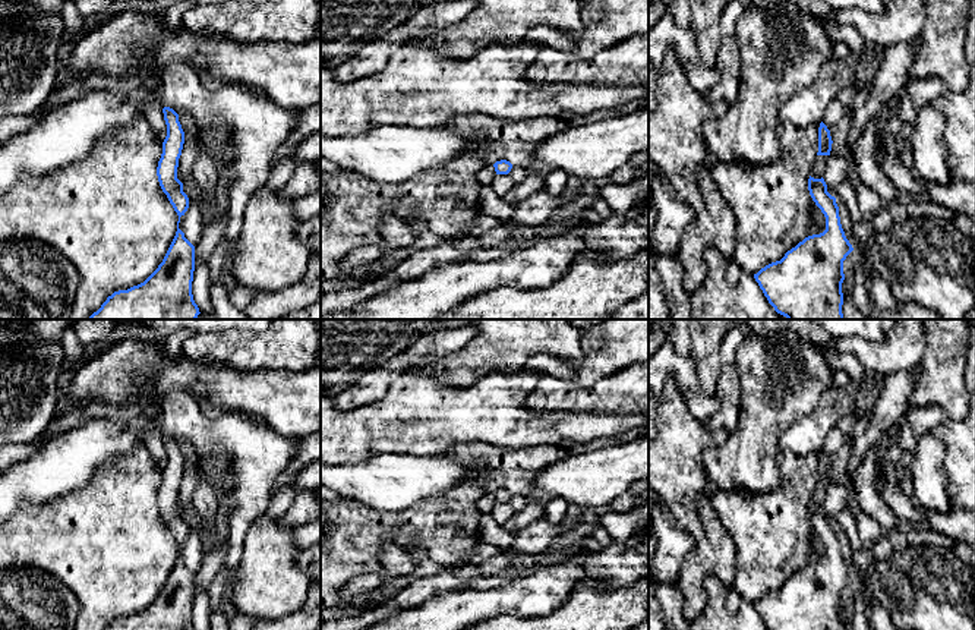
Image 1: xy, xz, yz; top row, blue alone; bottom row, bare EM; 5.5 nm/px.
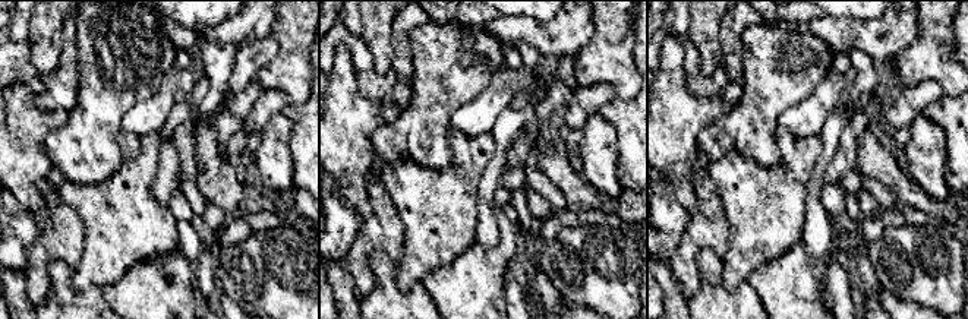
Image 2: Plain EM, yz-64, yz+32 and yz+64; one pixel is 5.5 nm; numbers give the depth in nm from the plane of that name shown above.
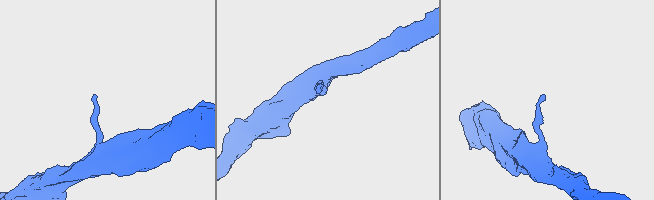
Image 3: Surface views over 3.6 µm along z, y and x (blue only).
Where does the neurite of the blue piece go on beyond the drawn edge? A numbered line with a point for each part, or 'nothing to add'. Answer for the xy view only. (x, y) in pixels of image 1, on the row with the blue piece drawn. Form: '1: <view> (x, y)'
nothing to add

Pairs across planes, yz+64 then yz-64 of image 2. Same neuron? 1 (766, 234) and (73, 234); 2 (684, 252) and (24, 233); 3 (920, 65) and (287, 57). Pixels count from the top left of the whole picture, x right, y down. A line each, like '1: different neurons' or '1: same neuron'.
1: different neurons
2: different neurons
3: same neuron

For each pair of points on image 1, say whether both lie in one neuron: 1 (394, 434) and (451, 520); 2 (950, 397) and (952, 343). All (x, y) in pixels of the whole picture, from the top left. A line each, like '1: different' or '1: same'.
1: different
2: same

